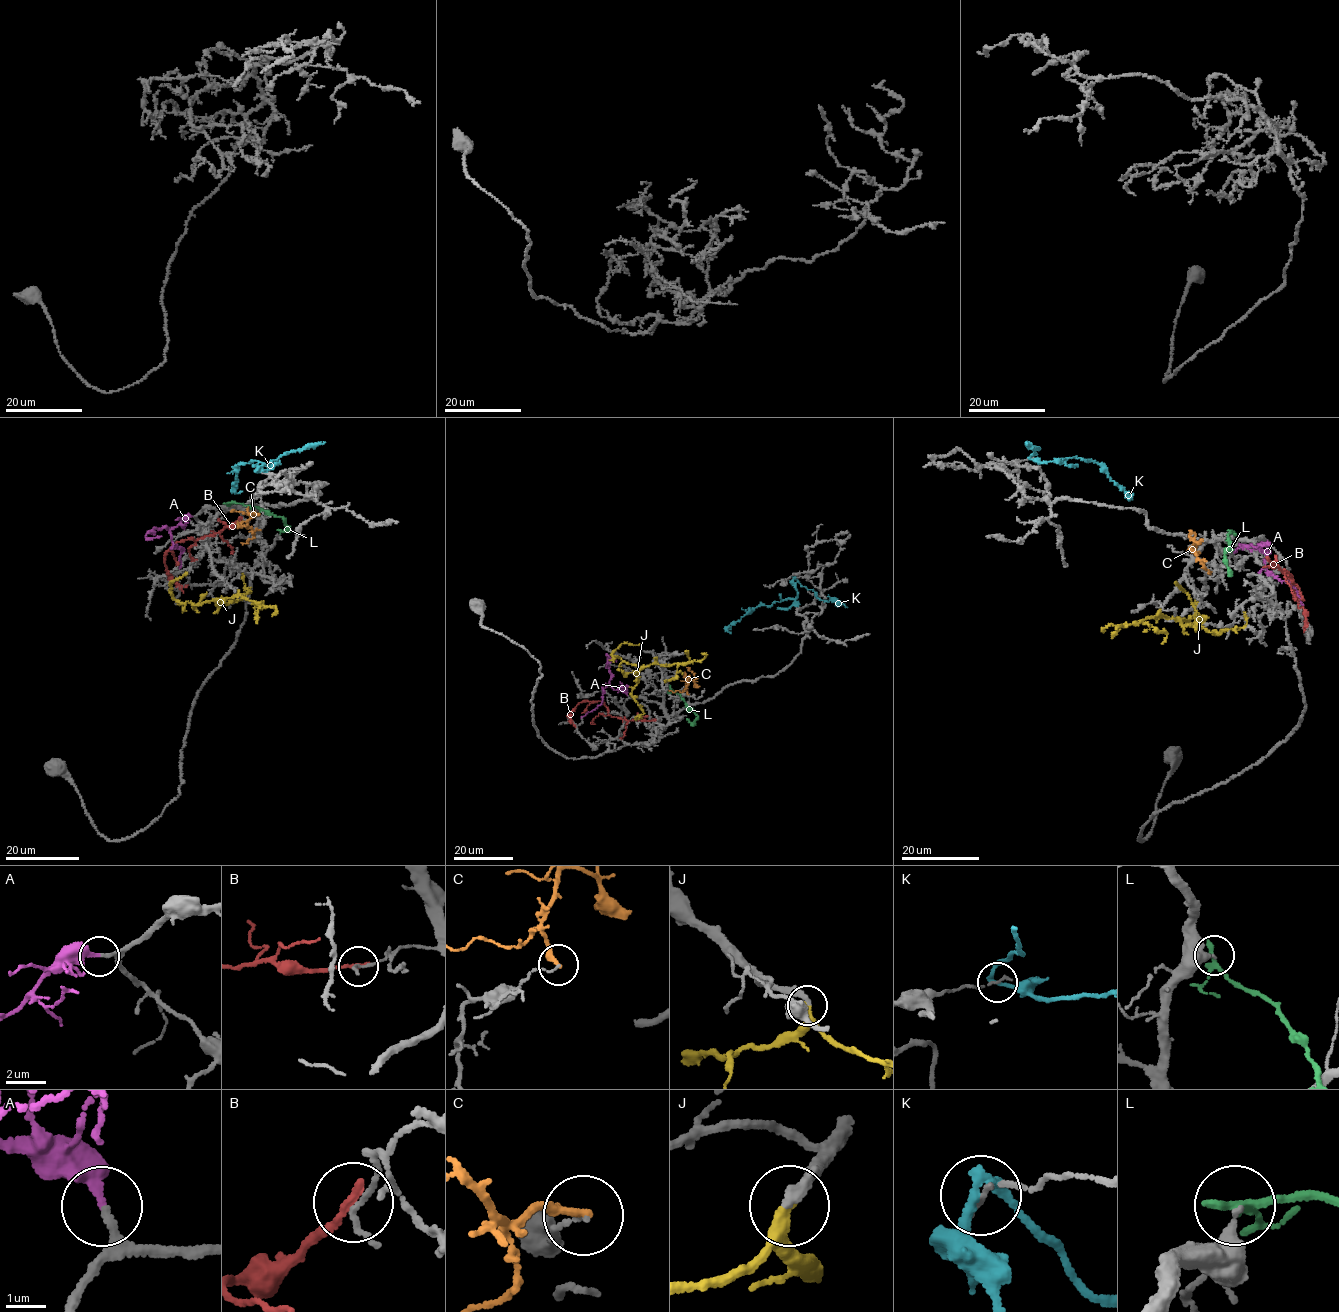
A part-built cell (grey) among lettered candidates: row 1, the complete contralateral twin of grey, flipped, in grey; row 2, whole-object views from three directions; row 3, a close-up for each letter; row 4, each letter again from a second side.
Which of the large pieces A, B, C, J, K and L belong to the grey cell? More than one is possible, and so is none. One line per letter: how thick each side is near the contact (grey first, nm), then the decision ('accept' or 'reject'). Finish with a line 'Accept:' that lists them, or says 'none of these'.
A: 180/280 nm | accept
B: 150/200 nm | reject
C: 90/220 nm | reject
J: 300/240 nm | accept
K: 130/200 nm | reject
L: 280/200 nm | reject
Accept: A, J

